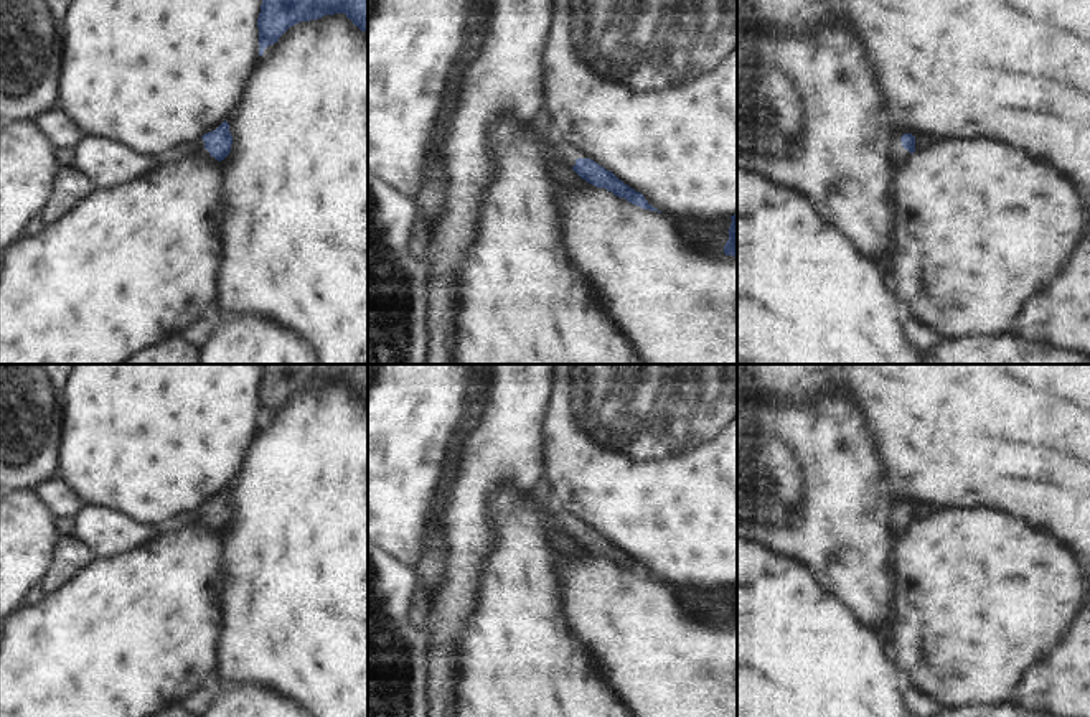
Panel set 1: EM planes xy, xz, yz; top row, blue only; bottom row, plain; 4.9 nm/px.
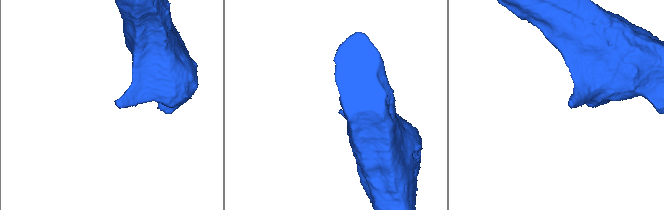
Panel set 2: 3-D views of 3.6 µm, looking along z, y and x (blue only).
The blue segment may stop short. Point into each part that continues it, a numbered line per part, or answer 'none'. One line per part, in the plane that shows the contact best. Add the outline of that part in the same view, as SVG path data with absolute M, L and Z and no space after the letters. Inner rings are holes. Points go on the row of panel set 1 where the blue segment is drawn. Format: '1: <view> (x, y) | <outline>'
1: xy (200, 150) | M200 138L200 142L196 143L195 157L203 157L203 158L206 158L209 162L218 163L218 160L214 157L211 157L209 152L204 148L203 138Z

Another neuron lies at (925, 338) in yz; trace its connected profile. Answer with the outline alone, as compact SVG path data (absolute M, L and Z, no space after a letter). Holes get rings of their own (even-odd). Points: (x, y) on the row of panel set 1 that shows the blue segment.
M917 318L907 320L904 330L909 341L925 354L938 349L947 341L947 338L940 331Z

